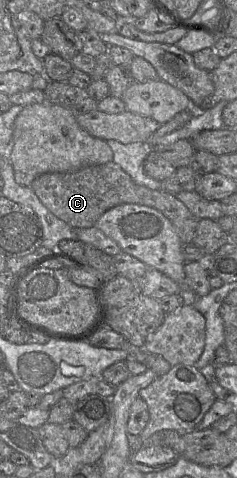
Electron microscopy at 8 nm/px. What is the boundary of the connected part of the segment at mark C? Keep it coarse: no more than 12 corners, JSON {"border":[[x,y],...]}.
{"border":[[113,161],[43,173],[30,186],[73,228],[124,203],[162,212],[182,243],[199,221],[175,194]]}

